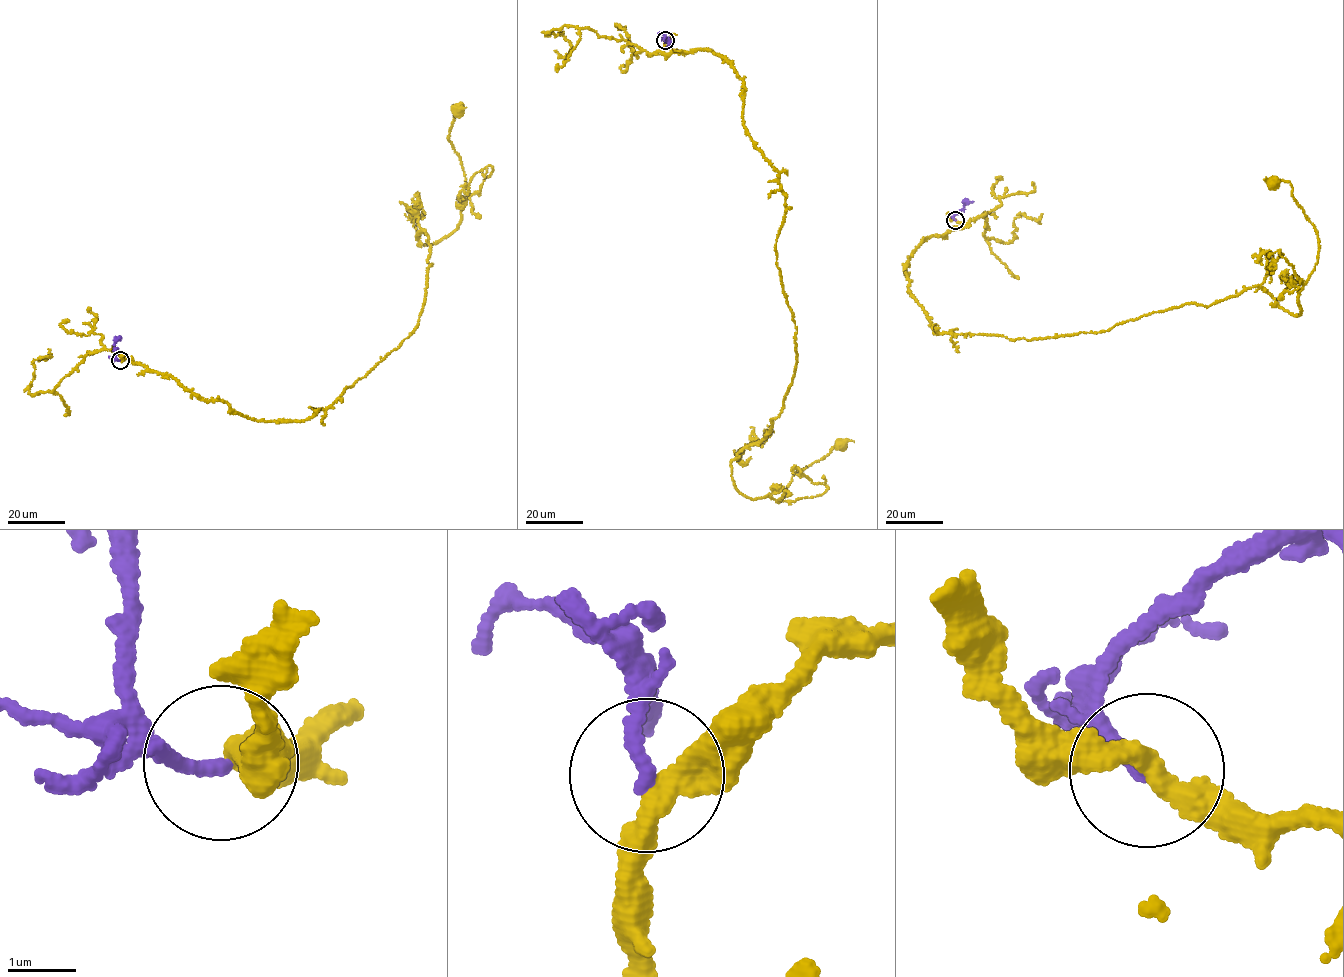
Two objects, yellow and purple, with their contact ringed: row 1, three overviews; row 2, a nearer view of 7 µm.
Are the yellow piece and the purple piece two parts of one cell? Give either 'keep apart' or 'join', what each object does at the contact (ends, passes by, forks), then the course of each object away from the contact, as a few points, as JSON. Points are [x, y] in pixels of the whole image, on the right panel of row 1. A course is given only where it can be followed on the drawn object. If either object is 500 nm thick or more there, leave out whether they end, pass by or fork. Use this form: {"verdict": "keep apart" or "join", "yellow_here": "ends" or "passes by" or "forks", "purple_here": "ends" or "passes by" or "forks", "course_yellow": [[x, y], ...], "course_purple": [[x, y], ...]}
{"verdict": "keep apart", "yellow_here": "passes by", "purple_here": "ends", "course_yellow": [[955, 219], [904, 265], [937, 334], [1107, 331], [1258, 286], [1299, 315], [1317, 233], [1291, 184], [1272, 182]], "course_purple": [[955, 220], [954, 216], [966, 203], [973, 202]]}

